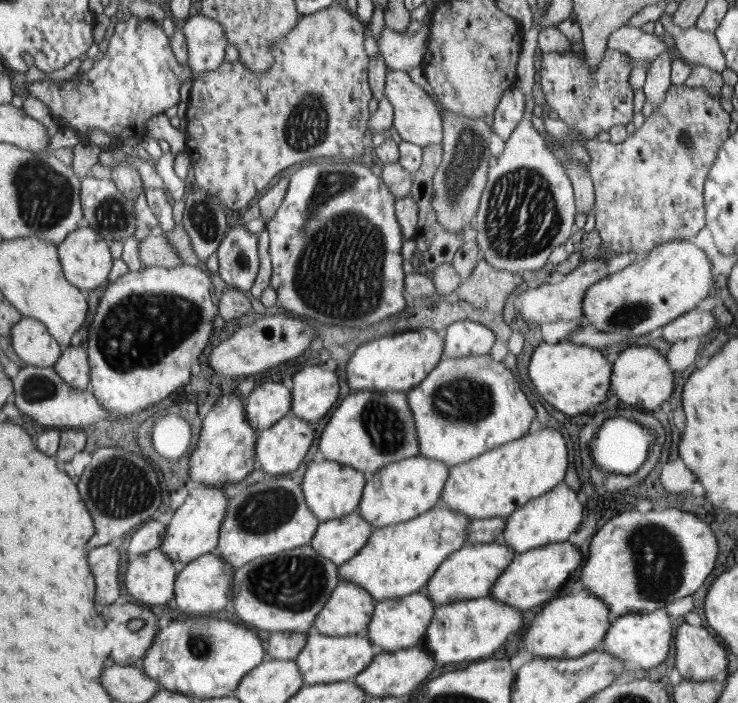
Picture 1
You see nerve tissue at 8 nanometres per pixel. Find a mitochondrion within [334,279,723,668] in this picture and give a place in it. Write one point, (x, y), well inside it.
(658, 567)

